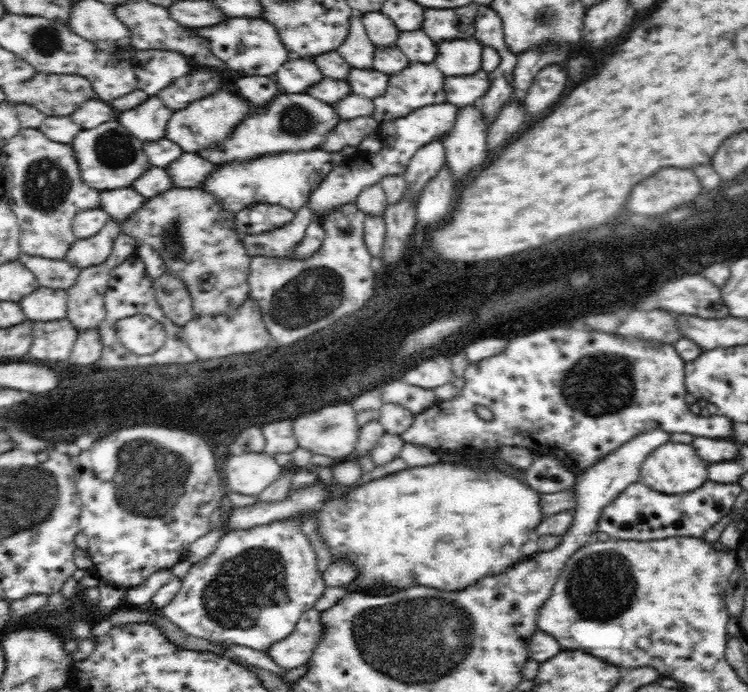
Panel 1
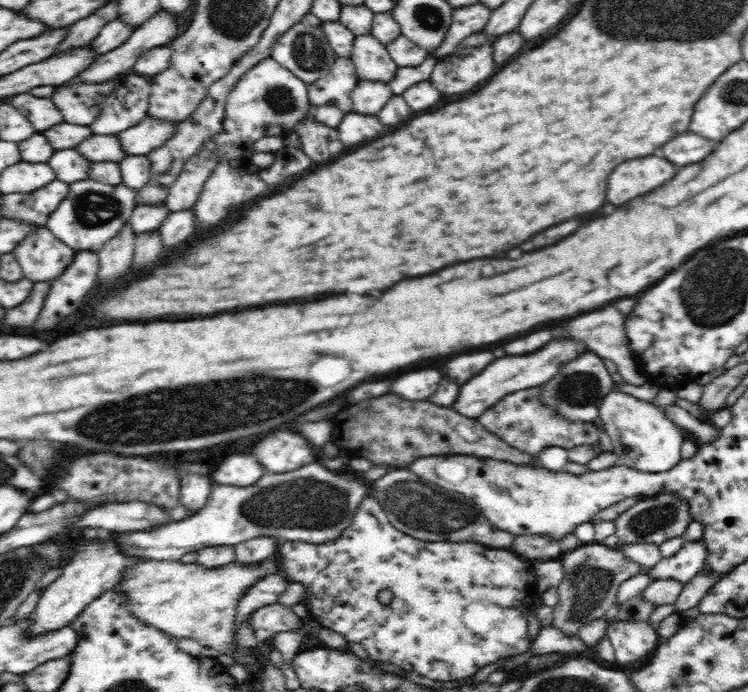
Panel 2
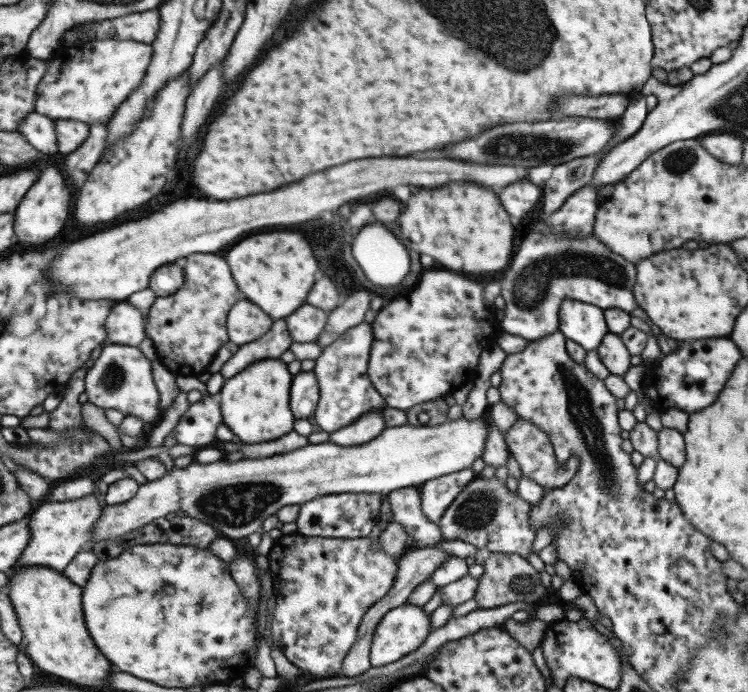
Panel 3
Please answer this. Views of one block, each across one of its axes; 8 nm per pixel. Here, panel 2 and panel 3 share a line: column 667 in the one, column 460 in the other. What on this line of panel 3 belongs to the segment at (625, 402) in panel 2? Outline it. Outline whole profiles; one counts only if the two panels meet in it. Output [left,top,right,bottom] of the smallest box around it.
[86,413,489,548]

